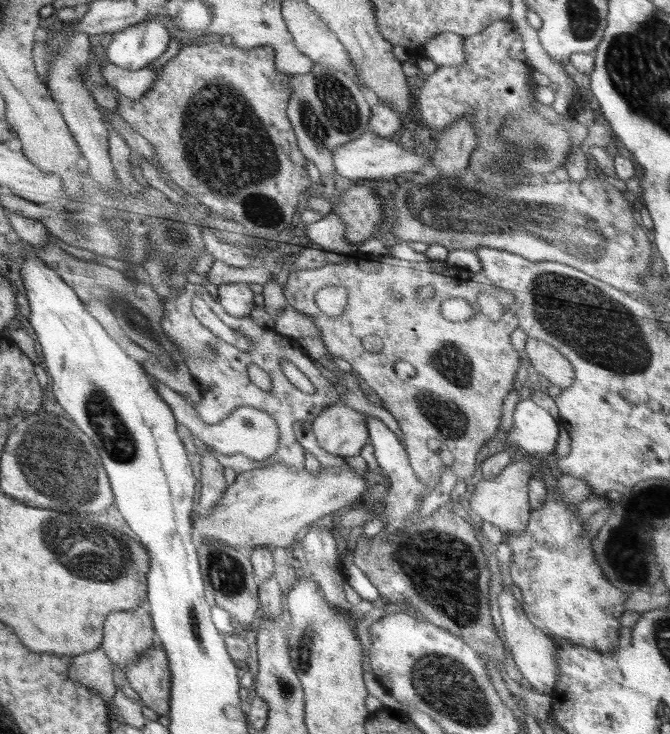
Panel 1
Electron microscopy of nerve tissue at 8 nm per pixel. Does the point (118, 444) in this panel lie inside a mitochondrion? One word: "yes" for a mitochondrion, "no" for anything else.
yes

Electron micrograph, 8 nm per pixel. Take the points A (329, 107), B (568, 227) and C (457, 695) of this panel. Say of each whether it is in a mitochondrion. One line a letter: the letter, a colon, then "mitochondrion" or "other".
A: mitochondrion
B: mitochondrion
C: mitochondrion

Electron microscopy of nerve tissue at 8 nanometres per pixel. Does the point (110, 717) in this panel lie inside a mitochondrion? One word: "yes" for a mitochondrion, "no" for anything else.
no

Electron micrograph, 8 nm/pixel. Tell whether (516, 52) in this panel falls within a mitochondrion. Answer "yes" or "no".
no

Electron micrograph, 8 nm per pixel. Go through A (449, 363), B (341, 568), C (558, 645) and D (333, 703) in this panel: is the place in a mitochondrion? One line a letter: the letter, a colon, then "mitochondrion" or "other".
A: mitochondrion
B: other
C: other
D: other

